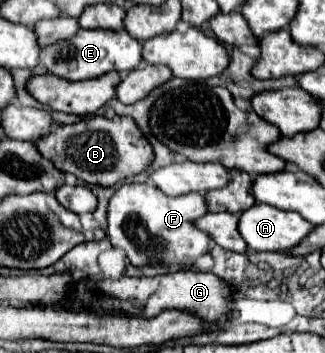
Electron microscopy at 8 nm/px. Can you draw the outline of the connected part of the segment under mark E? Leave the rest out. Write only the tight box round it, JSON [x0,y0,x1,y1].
[41,30,143,80]

